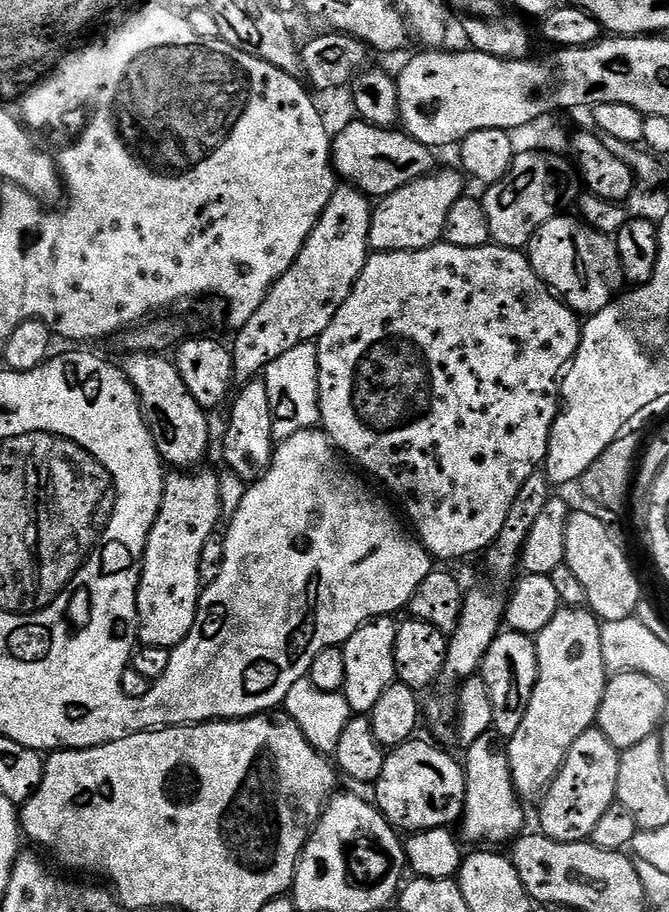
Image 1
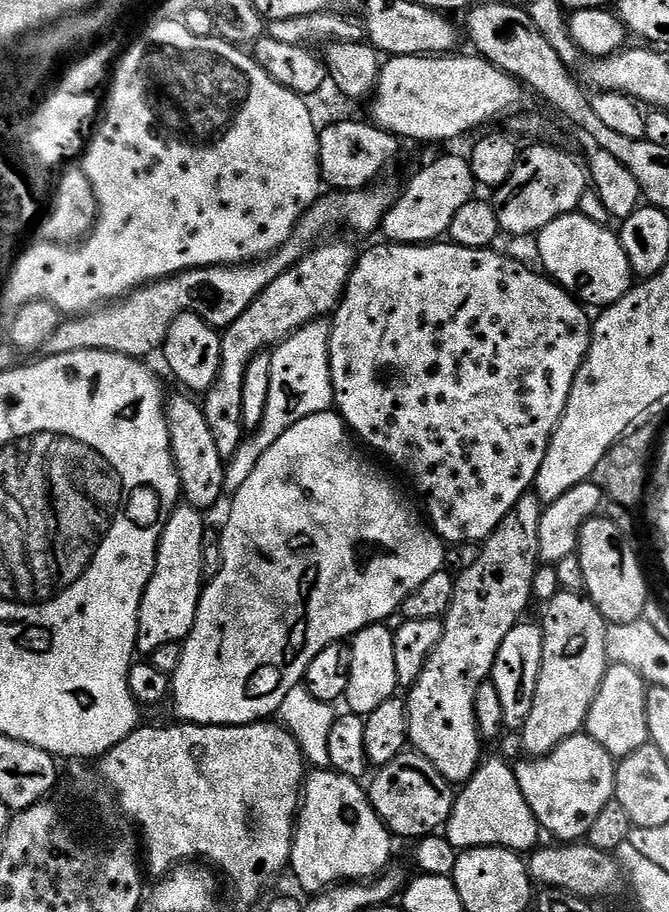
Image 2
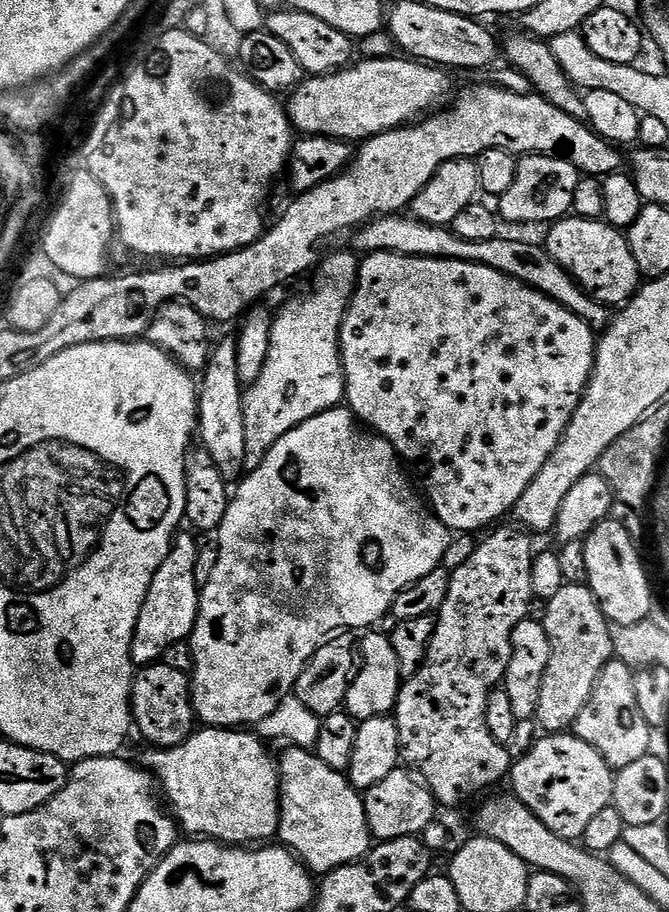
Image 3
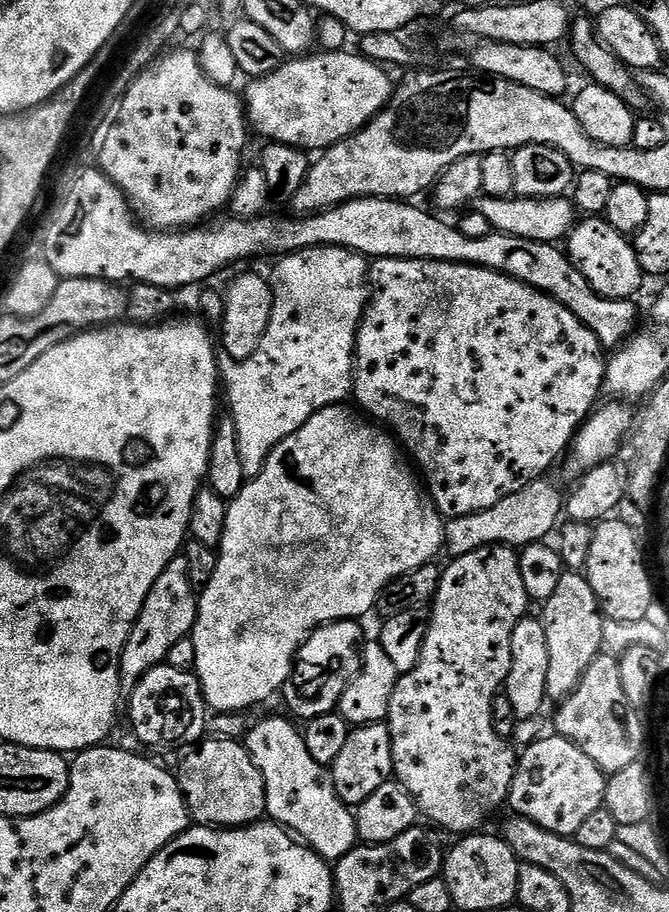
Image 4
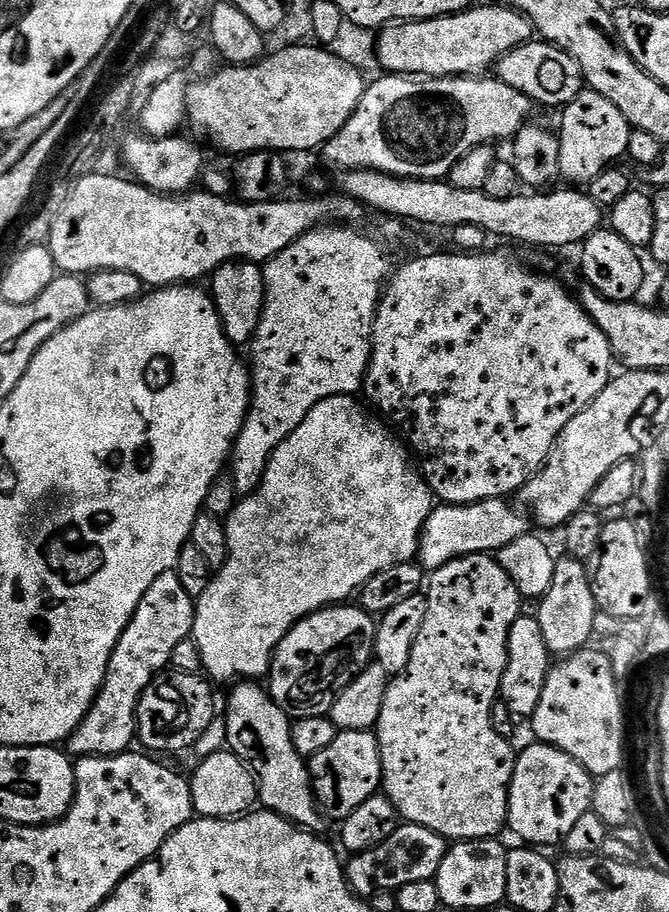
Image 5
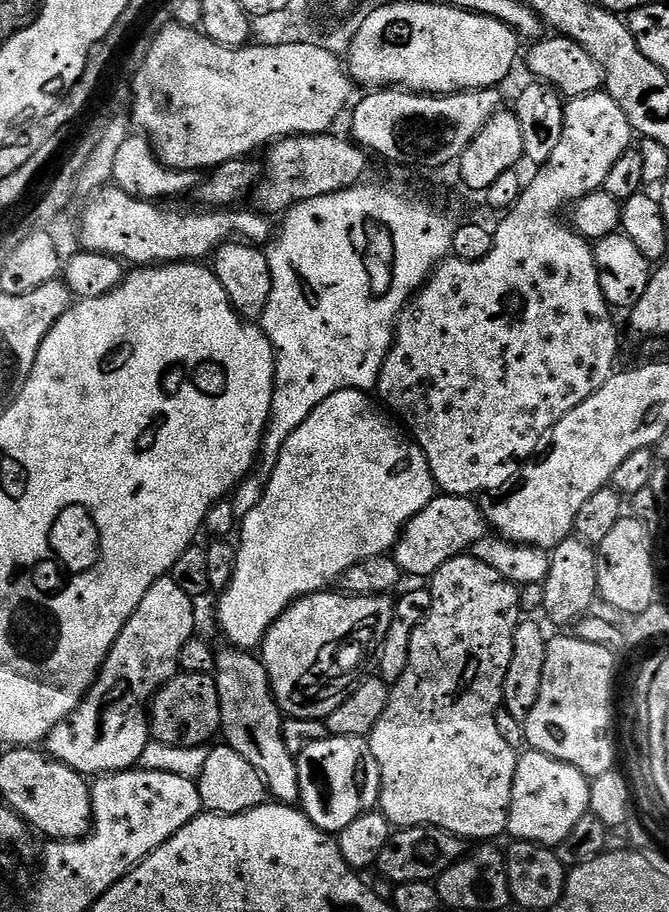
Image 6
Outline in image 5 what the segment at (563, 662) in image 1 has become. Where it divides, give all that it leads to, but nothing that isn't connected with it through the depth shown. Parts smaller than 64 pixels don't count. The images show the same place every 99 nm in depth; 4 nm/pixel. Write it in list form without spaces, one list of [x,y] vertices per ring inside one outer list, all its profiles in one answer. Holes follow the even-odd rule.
[[[565,555],[557,559],[554,582],[550,582],[550,590],[546,590],[546,594],[539,601],[538,619],[542,634],[546,637],[546,646],[553,654],[579,652],[596,632],[598,609],[592,593],[592,577],[589,569],[584,568],[587,568],[585,561],[574,556]]]

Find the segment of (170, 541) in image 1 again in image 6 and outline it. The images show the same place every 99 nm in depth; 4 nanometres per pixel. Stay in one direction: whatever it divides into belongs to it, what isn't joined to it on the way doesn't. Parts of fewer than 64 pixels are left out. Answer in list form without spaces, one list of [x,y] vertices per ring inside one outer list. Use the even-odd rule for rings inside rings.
[[[171,578],[159,580],[150,586],[148,596],[142,598],[138,610],[134,610],[132,619],[126,622],[124,635],[117,638],[116,647],[108,655],[106,666],[100,669],[98,682],[93,684],[92,691],[85,694],[83,705],[65,723],[54,726],[50,737],[53,760],[69,764],[81,774],[111,774],[125,771],[126,766],[139,765],[140,750],[148,745],[150,739],[150,716],[145,705],[149,703],[150,694],[155,693],[158,686],[163,685],[166,678],[181,667],[182,646],[197,635],[196,608],[192,604],[195,604],[193,597],[188,596],[186,590],[182,590],[178,582]]]

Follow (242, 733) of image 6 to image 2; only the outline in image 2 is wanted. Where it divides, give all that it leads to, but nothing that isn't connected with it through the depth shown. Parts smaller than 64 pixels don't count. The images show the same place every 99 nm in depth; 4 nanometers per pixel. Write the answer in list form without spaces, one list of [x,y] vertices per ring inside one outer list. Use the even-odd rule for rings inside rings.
[[[312,770],[307,773],[296,821],[296,833],[292,839],[290,861],[290,872],[296,876],[299,886],[308,892],[307,895],[316,895],[337,883],[375,879],[393,863],[392,843],[394,837],[382,818],[378,818],[378,814],[372,809],[365,785],[361,781],[341,776],[339,772],[331,770]]]

